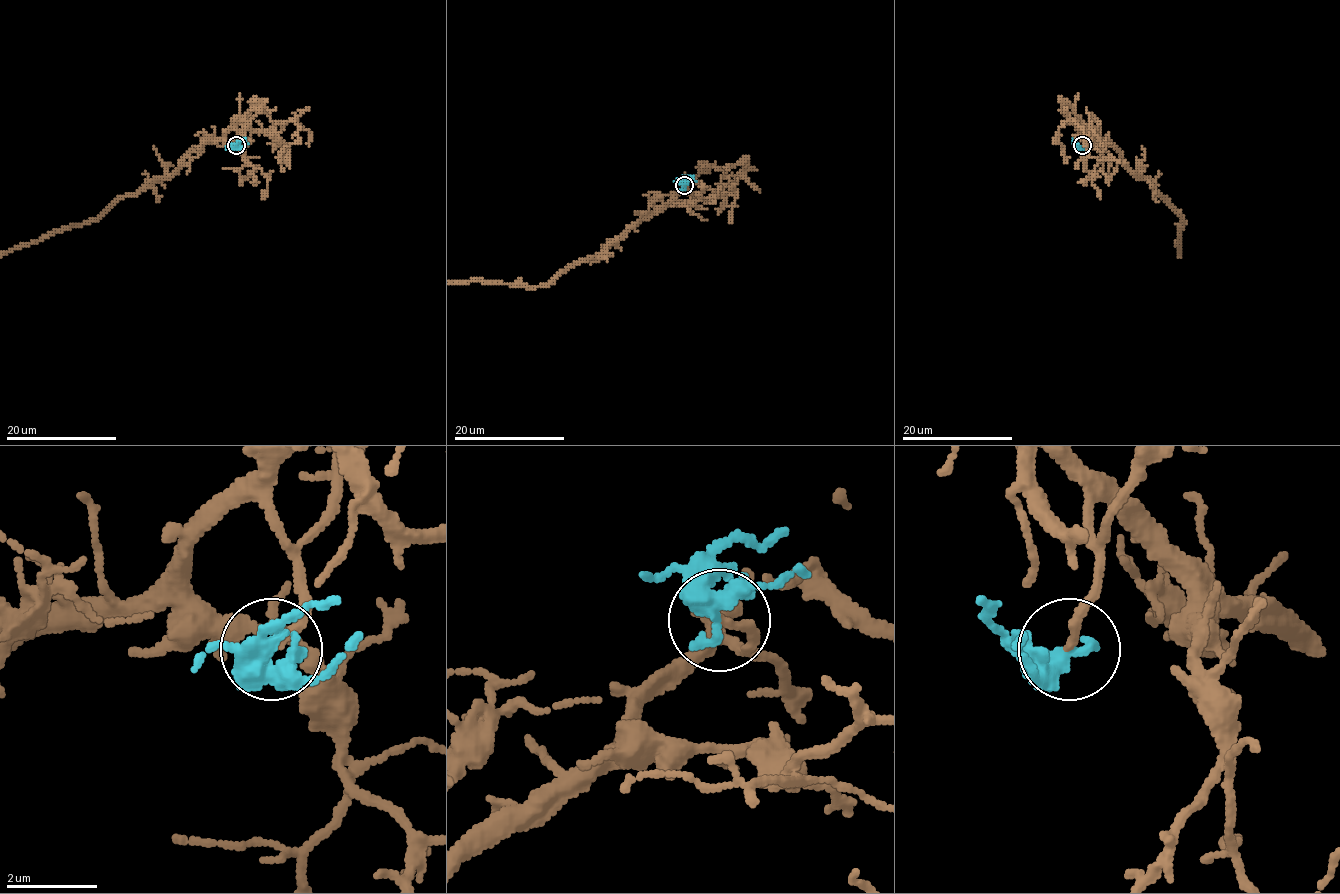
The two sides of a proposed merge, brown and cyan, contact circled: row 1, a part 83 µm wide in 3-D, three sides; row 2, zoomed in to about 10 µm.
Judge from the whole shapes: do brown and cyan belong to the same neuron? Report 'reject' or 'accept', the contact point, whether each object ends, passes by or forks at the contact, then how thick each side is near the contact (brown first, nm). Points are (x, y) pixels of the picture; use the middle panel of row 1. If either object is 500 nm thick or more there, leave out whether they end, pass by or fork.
accept; at (684, 185); brown ends there; cyan passes by; 190 nm thick on the brown side, 380 nm on the other

